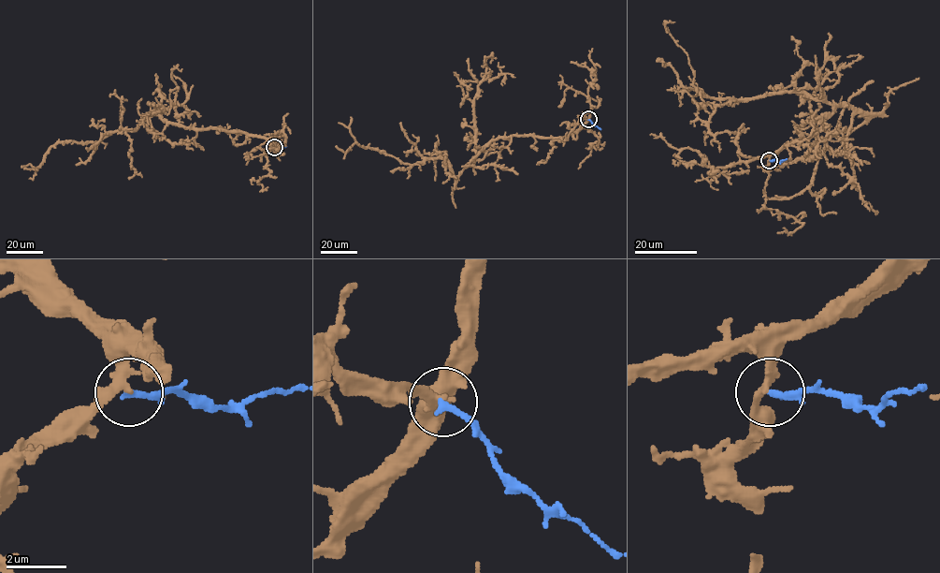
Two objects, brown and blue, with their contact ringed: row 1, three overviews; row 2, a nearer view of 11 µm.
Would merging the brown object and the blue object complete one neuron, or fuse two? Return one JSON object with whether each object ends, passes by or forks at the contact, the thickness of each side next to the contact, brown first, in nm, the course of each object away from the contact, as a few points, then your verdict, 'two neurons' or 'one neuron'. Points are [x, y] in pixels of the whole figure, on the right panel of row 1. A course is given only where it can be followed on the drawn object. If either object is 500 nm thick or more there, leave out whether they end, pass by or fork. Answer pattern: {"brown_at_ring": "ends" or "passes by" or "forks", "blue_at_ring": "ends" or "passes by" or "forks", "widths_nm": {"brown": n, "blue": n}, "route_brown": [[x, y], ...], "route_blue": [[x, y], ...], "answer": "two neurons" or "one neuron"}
{"brown_at_ring": "passes by", "blue_at_ring": "ends", "widths_nm": {"brown": 260, "blue": 240}, "route_brown": [[769, 160], [837, 107], [864, 114], [835, 129], [846, 151], [817, 154], [810, 190], [822, 214], [836, 213]], "route_blue": [[769, 160], [780, 162], [787, 159]], "answer": "two neurons"}

